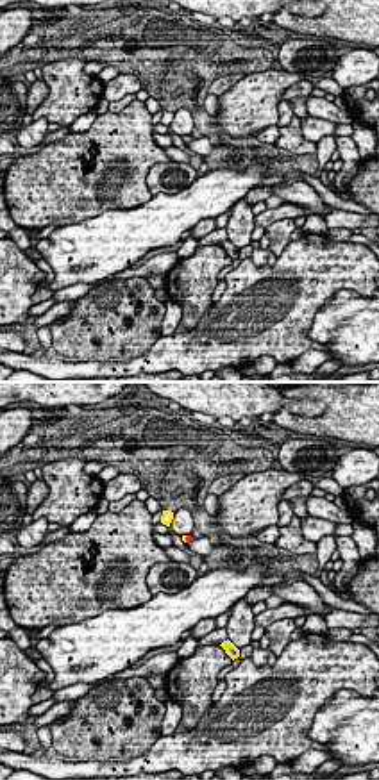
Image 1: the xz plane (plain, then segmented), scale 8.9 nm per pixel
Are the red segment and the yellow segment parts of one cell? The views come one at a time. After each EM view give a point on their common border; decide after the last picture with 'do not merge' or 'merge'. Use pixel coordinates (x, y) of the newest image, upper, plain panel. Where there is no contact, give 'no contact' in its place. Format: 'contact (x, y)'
contact (186, 140)

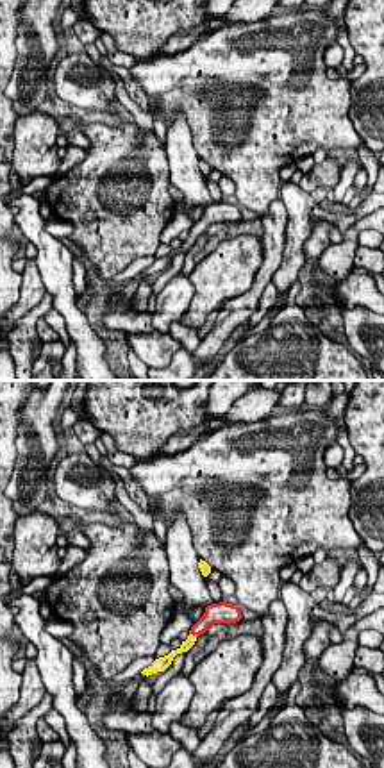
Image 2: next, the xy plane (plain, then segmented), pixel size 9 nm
contact (193, 234)

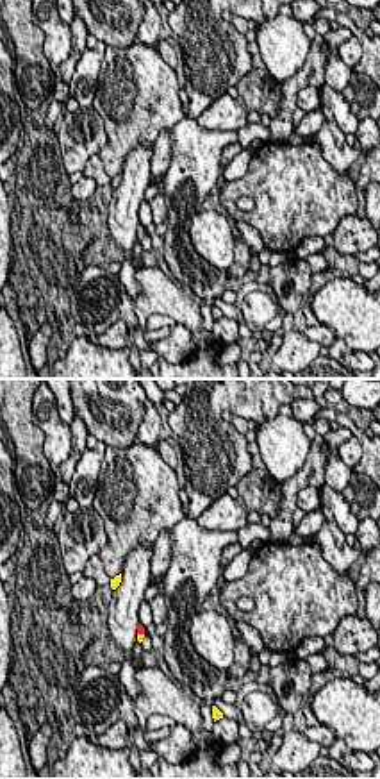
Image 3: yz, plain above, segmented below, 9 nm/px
contact (141, 233)

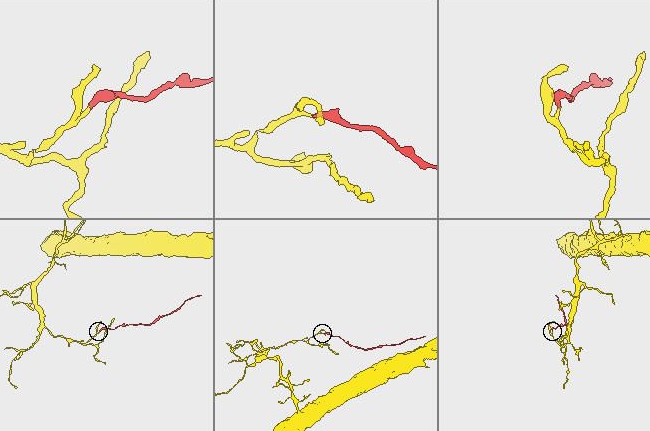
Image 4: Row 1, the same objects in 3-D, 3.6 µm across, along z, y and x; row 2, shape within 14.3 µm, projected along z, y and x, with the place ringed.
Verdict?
merge

